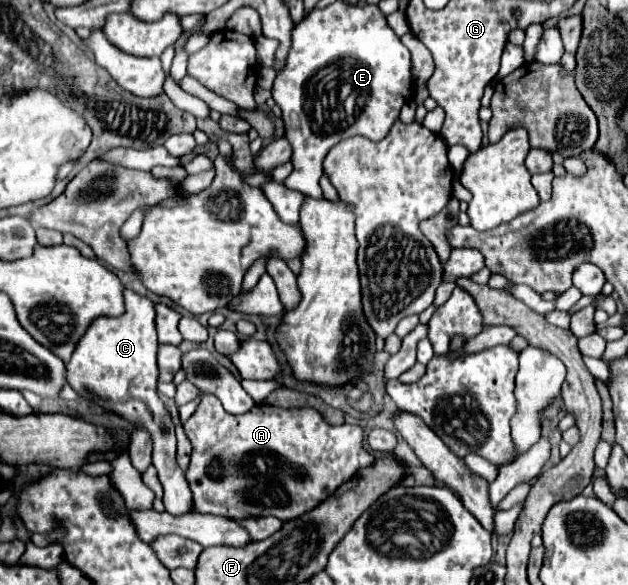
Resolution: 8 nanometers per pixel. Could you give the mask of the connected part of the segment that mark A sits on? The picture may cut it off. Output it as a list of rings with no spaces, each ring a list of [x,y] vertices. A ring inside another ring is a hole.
[[[201,395],[197,411],[185,421],[183,429],[193,445],[191,463],[185,477],[193,493],[195,509],[199,513],[213,513],[239,521],[265,515],[273,515],[283,521],[297,519],[323,503],[339,485],[351,481],[359,469],[375,463],[375,455],[365,449],[363,429],[359,425],[329,425],[313,407],[281,409],[263,403],[259,407],[255,405],[243,415],[231,415],[223,409],[215,395]]]

